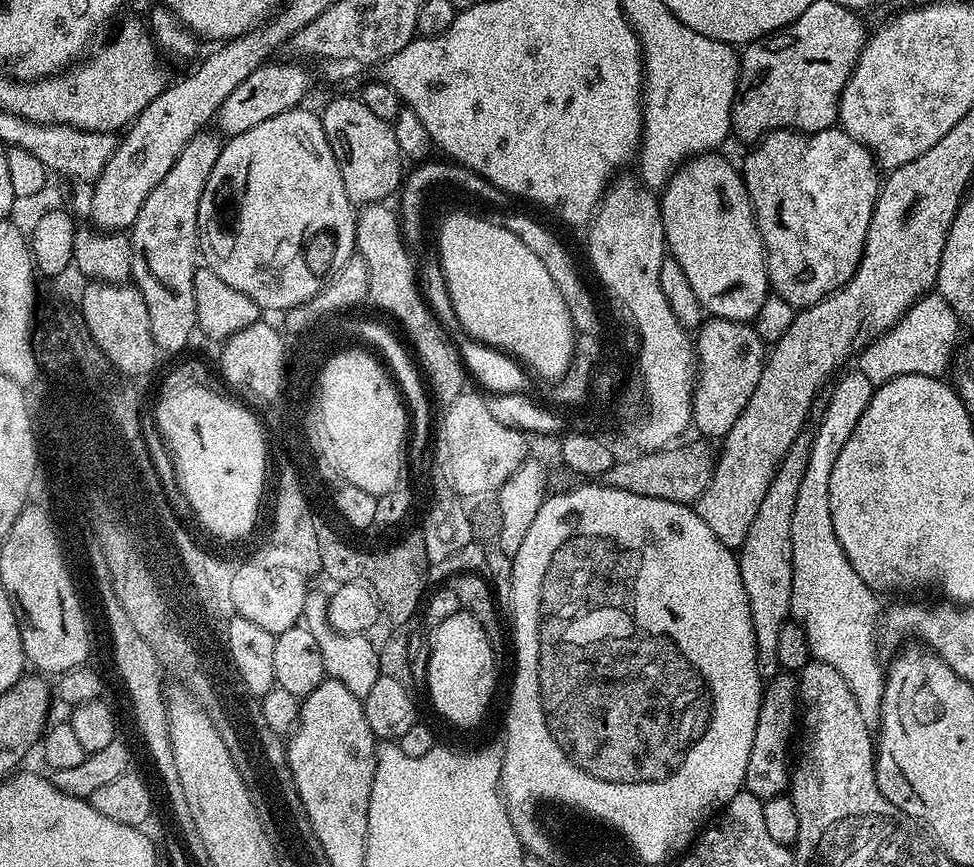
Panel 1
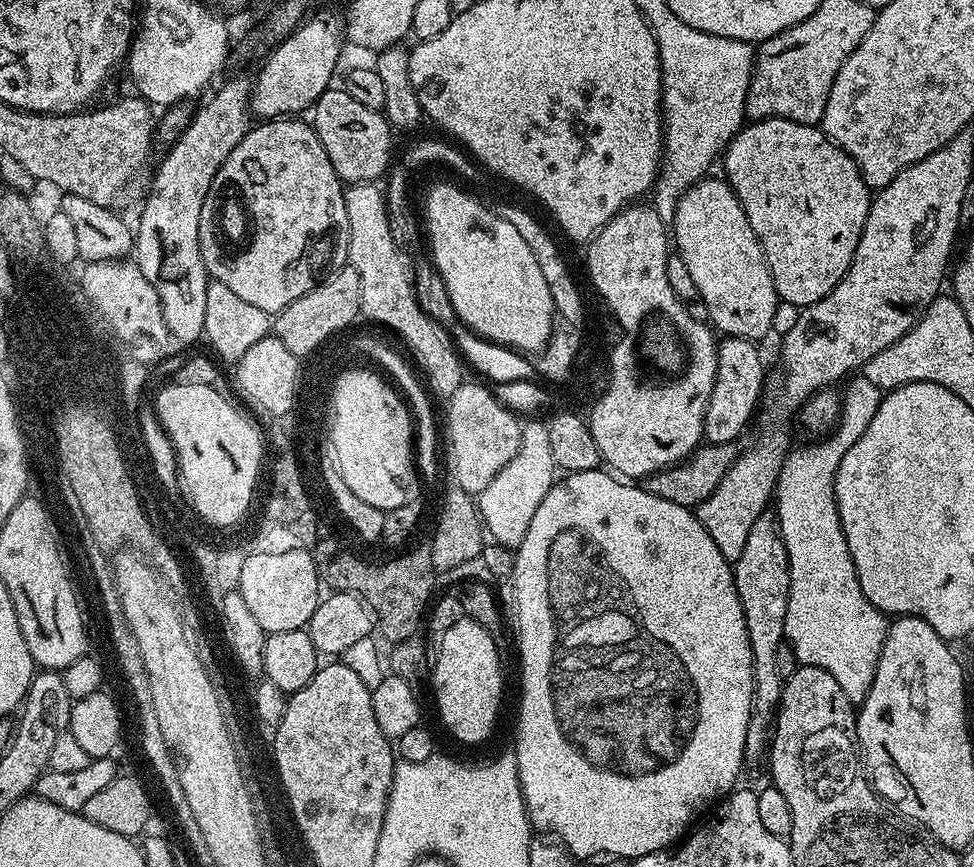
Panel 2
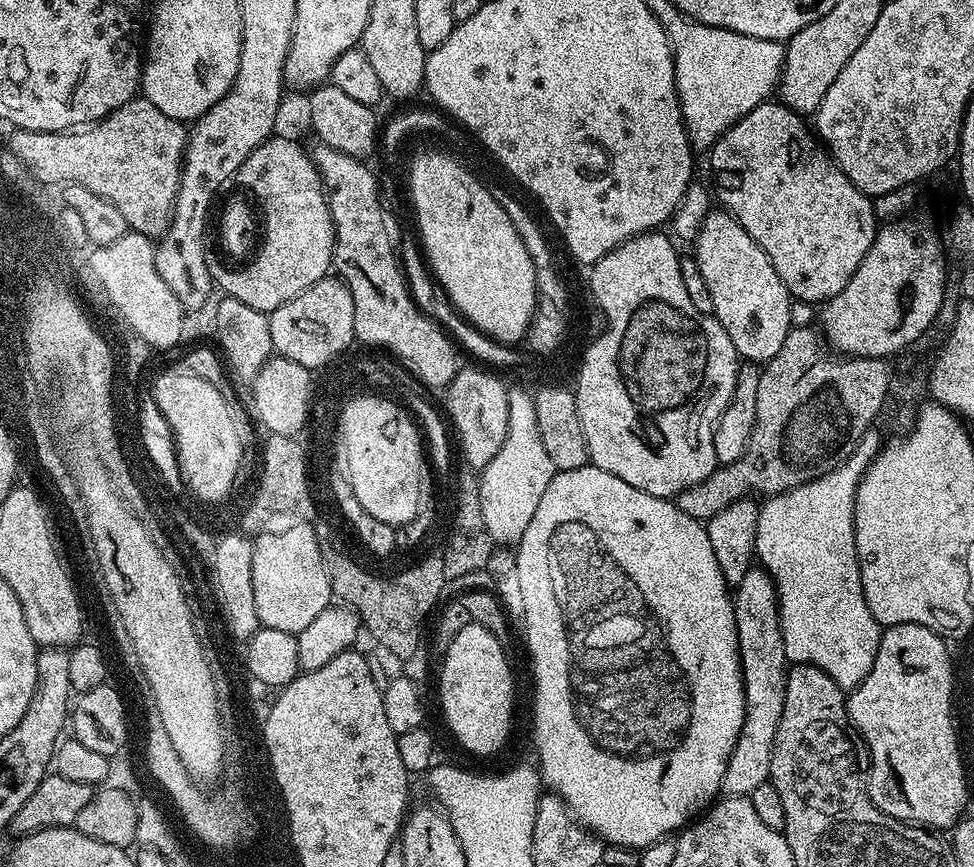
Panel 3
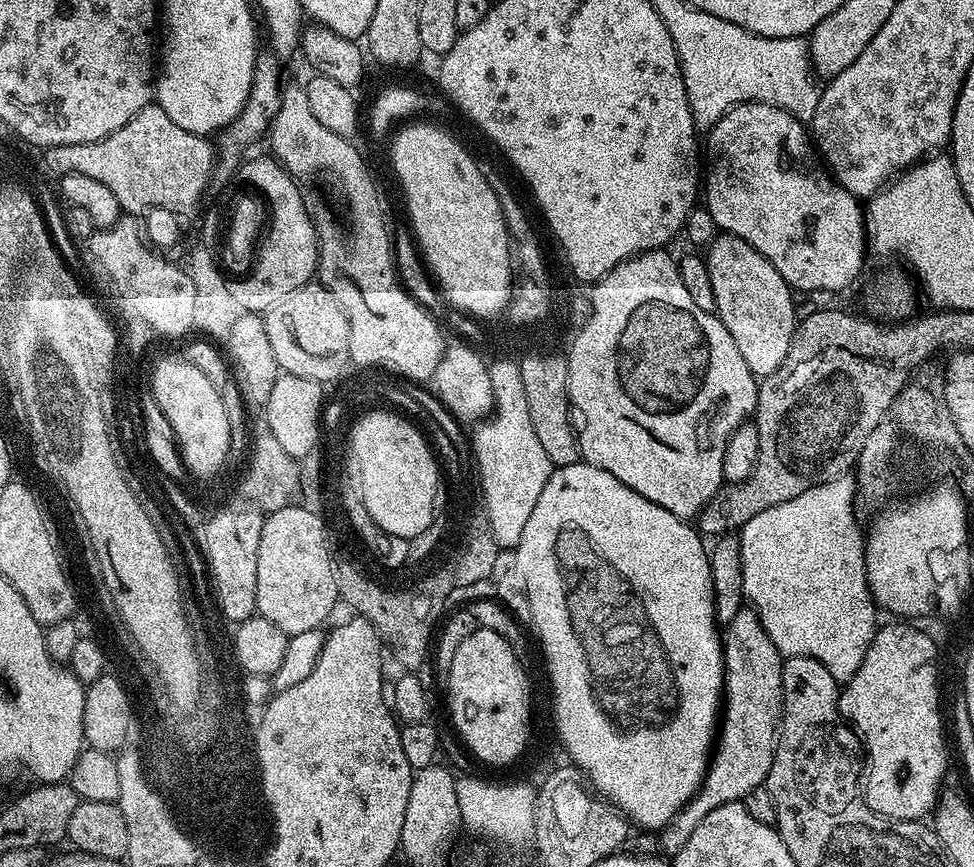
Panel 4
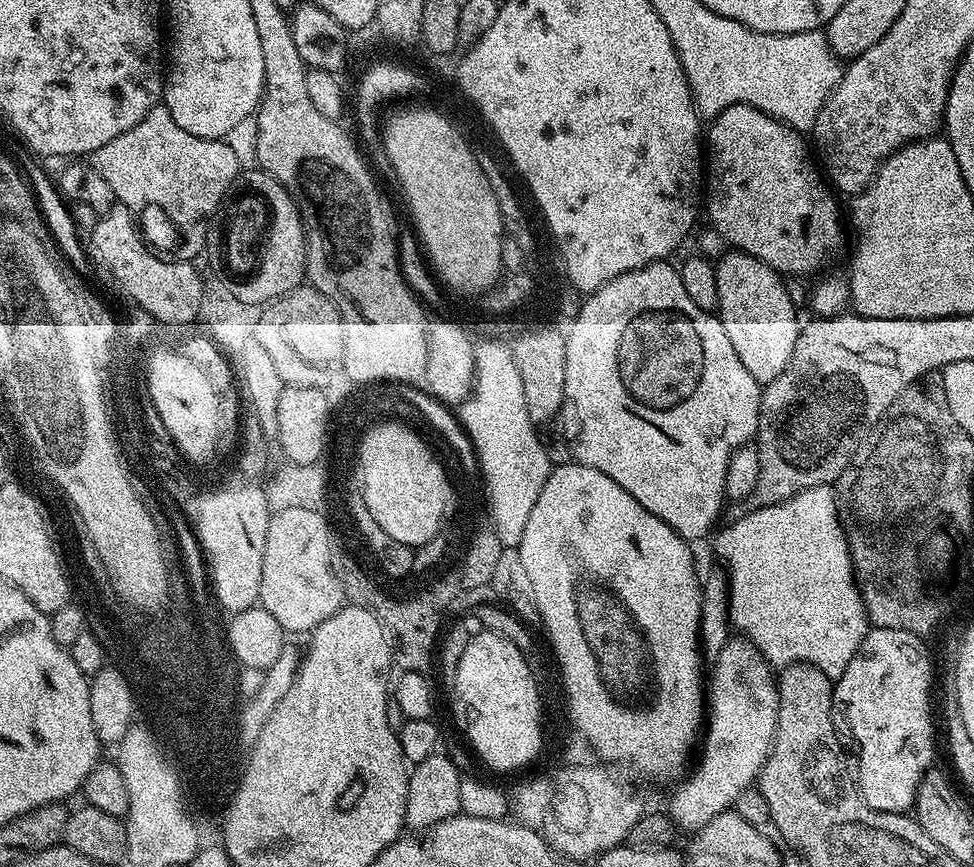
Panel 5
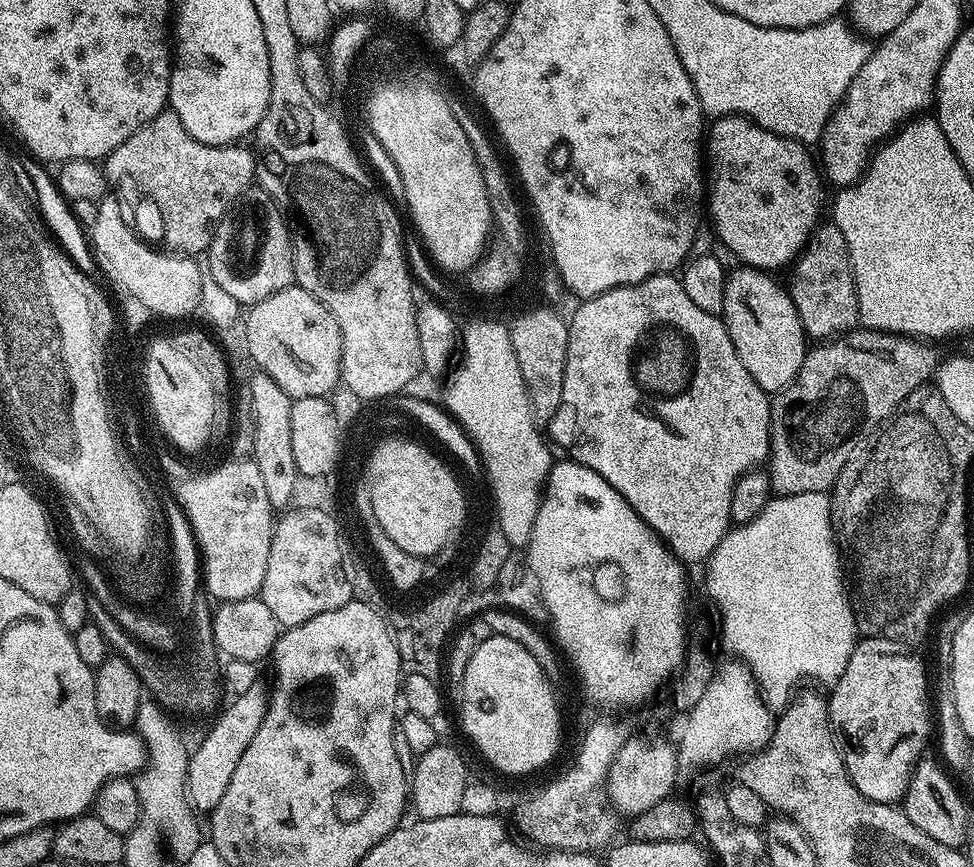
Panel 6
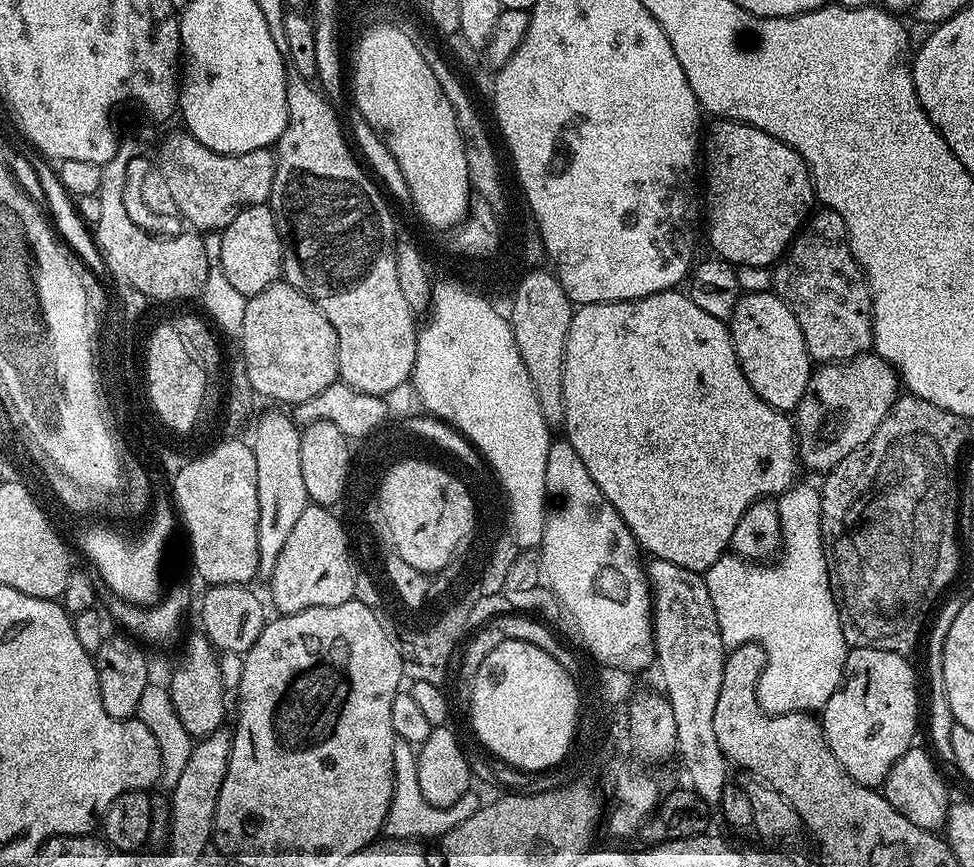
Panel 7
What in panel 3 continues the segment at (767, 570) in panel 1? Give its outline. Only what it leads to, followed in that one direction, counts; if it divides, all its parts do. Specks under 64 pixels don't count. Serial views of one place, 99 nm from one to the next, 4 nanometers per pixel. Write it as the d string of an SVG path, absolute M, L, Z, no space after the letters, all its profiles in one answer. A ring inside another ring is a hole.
M759 566L750 567L734 588L732 609L738 630L740 673L744 675L744 721L726 766L723 791L729 796L751 797L758 786L770 780L770 758L784 709L786 665L789 663L780 629L780 599L776 597L772 575Z

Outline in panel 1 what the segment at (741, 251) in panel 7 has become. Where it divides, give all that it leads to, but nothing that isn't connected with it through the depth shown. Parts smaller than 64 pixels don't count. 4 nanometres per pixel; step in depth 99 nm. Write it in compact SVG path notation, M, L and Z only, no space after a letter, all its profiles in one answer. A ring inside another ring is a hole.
M836 126L807 134L795 130L769 132L753 148L744 168L742 164L742 175L764 243L771 291L793 309L809 308L844 287L860 265L882 183L881 177L876 177L878 165L868 149Z

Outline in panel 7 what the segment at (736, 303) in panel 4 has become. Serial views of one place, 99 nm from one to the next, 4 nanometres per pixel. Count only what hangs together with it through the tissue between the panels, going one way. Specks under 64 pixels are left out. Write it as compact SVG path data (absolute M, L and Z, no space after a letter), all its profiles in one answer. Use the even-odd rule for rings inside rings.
M745 291L741 295L730 321L732 345L740 359L742 374L746 374L746 382L750 382L754 394L776 411L788 414L798 406L802 394L806 394L814 364L806 350L798 318L794 318L775 291L767 291Z

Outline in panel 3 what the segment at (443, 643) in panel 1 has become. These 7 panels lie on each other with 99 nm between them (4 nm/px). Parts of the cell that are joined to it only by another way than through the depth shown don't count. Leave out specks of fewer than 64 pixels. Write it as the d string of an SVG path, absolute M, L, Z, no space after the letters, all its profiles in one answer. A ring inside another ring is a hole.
M467 624L454 637L454 642L442 653L444 665L440 668L440 708L452 736L468 752L476 756L492 756L508 740L512 732L512 668L508 665L509 653L486 630L477 624Z

